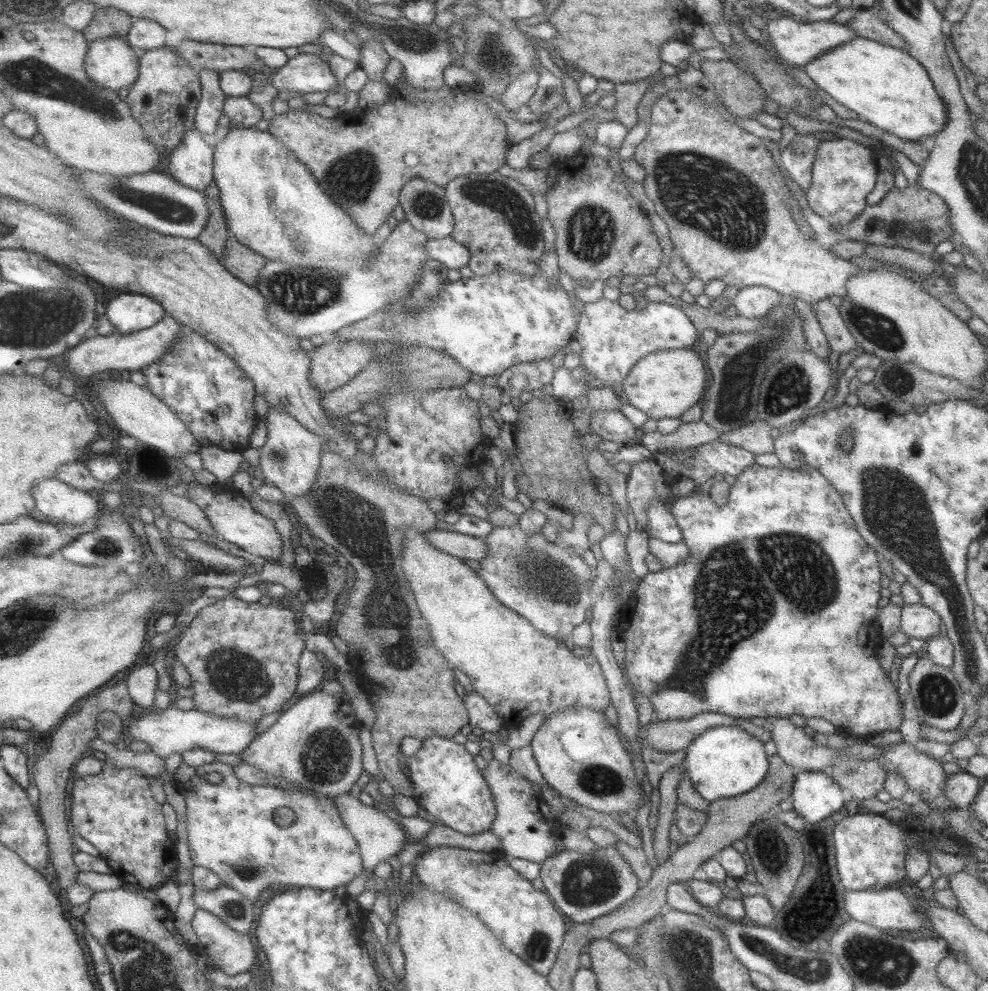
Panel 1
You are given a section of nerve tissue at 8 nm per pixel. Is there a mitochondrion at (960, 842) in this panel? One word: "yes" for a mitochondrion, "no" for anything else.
no

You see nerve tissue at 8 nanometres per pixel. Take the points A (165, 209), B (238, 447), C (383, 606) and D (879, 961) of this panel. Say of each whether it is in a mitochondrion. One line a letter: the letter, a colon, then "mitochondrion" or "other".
A: mitochondrion
B: other
C: mitochondrion
D: mitochondrion

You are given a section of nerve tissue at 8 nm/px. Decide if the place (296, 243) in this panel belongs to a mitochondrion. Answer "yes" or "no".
yes

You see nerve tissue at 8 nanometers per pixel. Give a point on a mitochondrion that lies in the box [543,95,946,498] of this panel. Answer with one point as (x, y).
(691, 188)

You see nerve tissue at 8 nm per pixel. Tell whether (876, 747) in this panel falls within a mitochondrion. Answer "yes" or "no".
no

